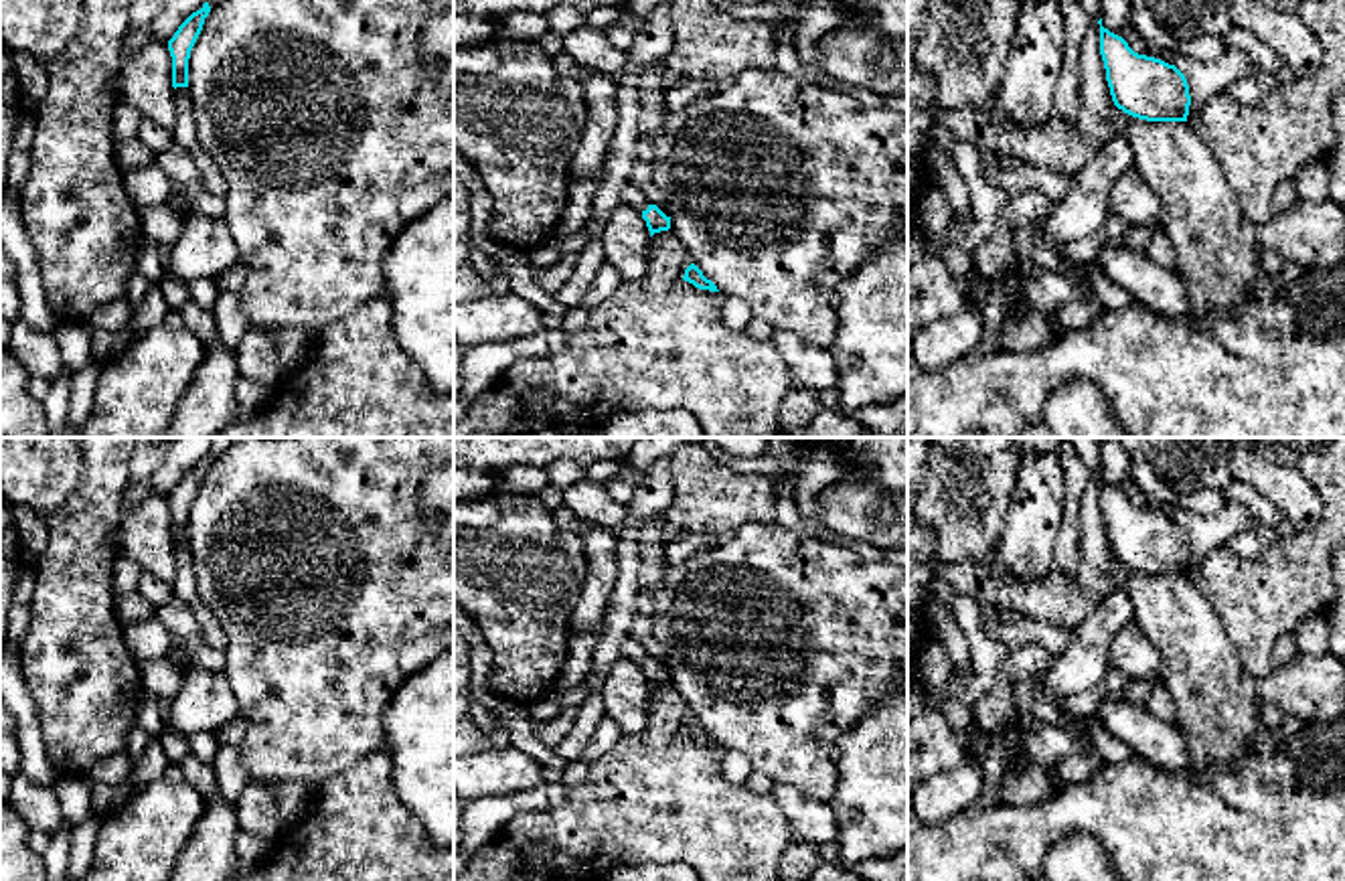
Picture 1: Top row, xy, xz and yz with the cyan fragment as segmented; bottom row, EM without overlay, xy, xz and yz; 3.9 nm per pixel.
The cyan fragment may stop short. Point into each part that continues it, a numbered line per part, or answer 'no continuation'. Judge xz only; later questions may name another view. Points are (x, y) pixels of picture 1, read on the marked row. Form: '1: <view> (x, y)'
1: xz (630, 195)

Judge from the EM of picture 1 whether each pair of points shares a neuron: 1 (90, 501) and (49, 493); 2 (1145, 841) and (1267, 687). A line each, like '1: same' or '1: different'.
1: different
2: different

